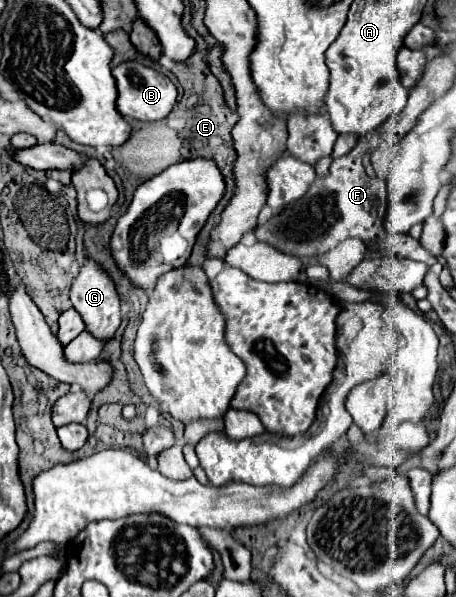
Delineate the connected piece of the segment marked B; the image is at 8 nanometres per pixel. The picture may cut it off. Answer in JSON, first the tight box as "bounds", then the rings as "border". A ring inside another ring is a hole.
{"bounds":[111,62,177,122],"border":[[[121,62],[111,72],[117,82],[117,90],[119,90],[117,110],[121,112],[121,116],[133,118],[133,120],[147,120],[147,122],[163,120],[169,116],[175,104],[175,98],[177,98],[177,88],[167,76],[139,62]]]}

